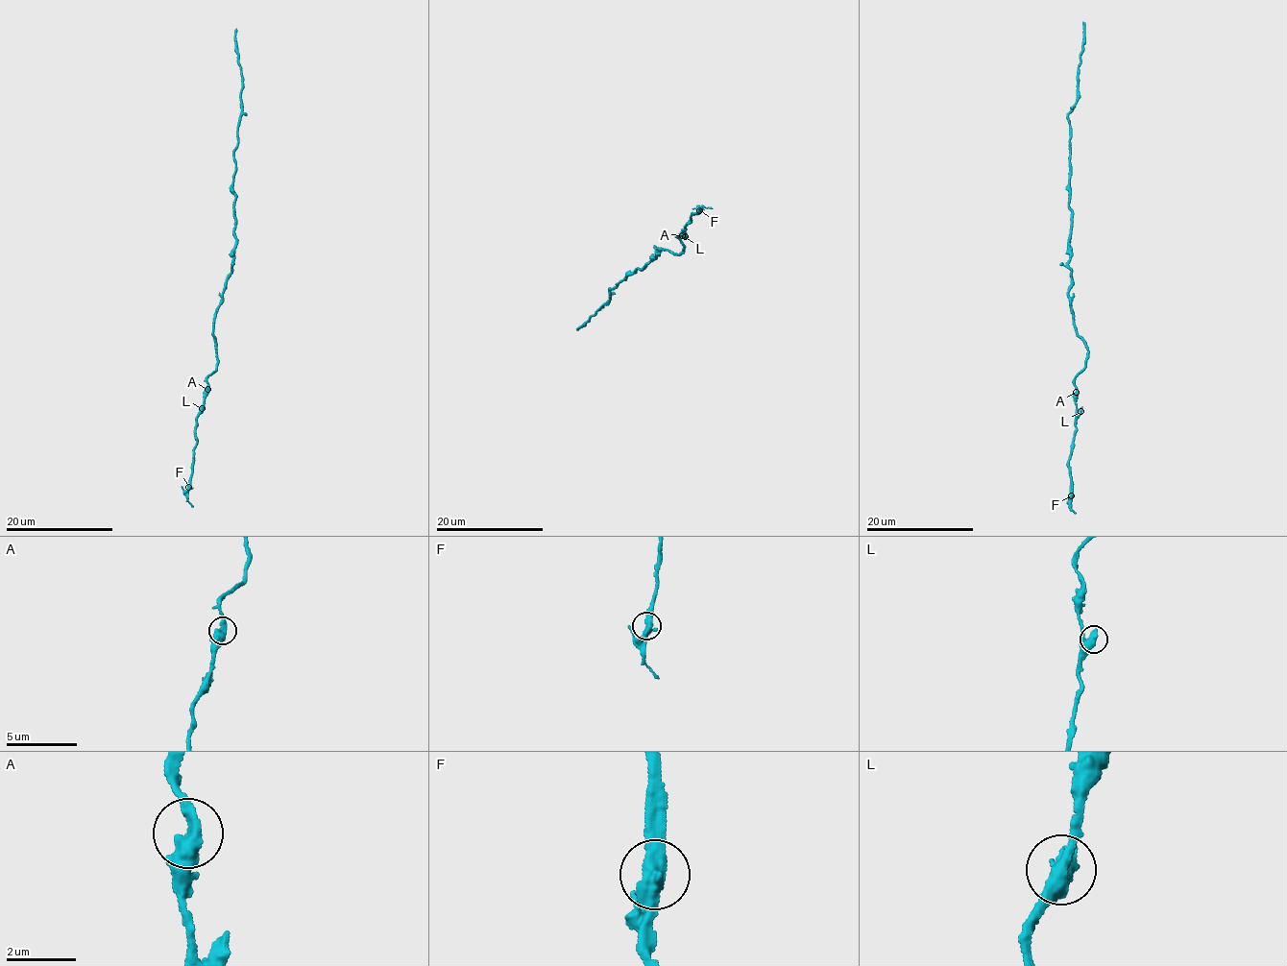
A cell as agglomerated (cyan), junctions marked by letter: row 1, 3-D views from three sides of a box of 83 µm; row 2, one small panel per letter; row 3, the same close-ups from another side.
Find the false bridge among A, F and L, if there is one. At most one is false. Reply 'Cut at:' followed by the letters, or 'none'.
Cut at: F

